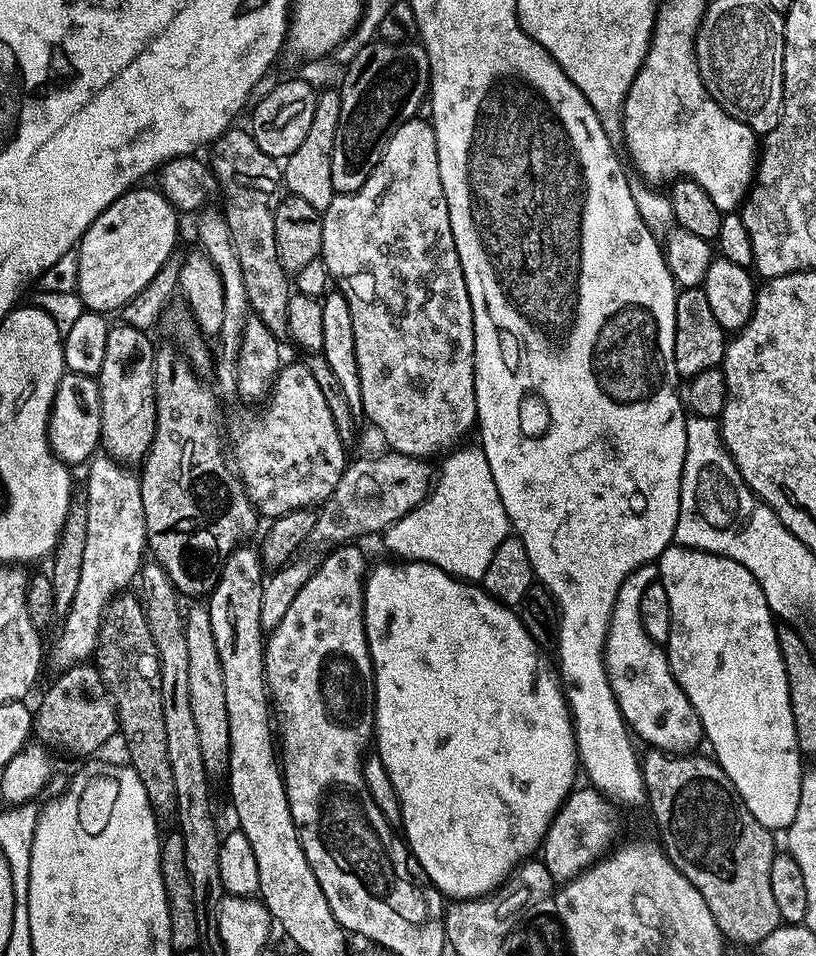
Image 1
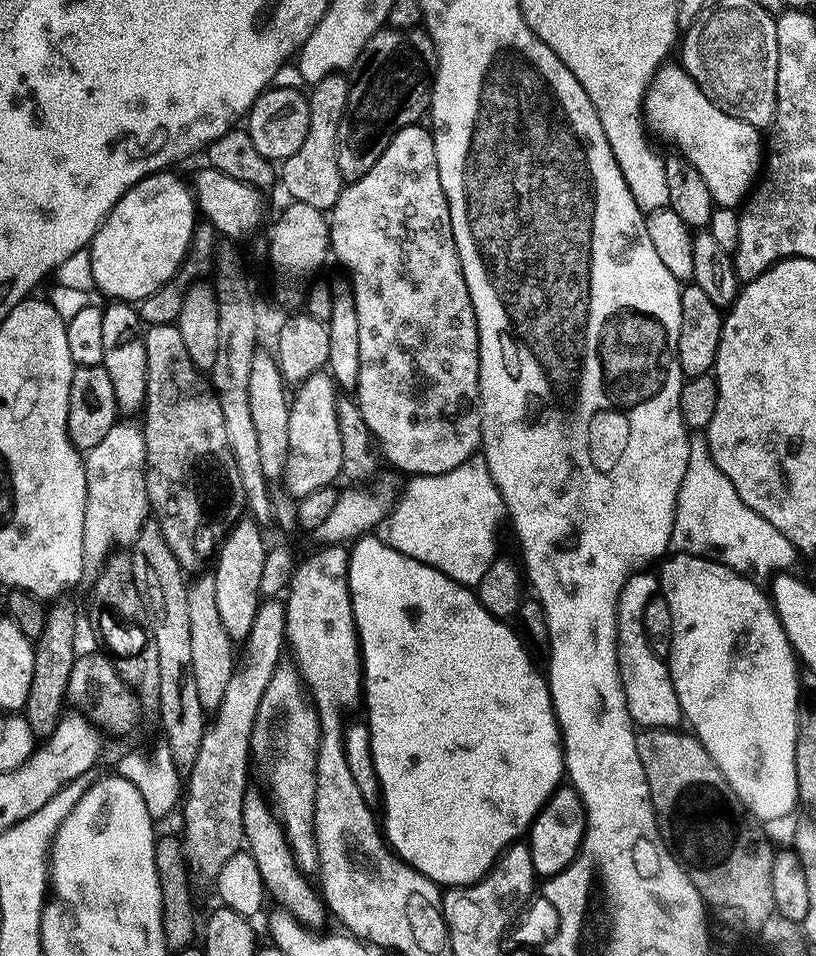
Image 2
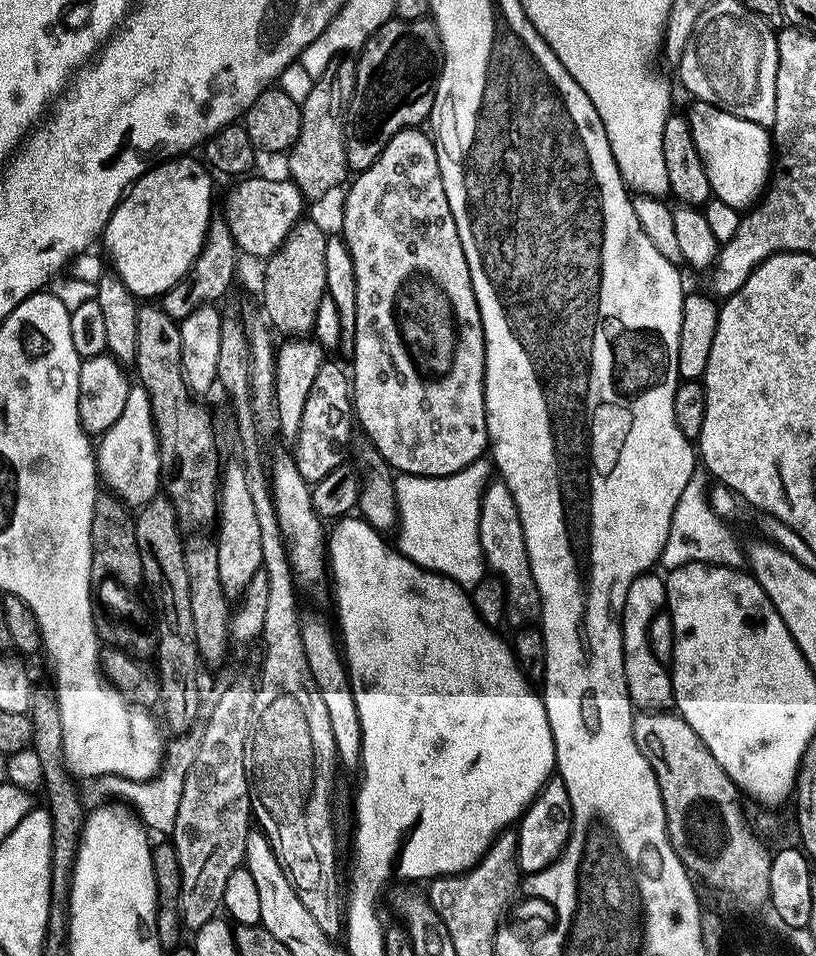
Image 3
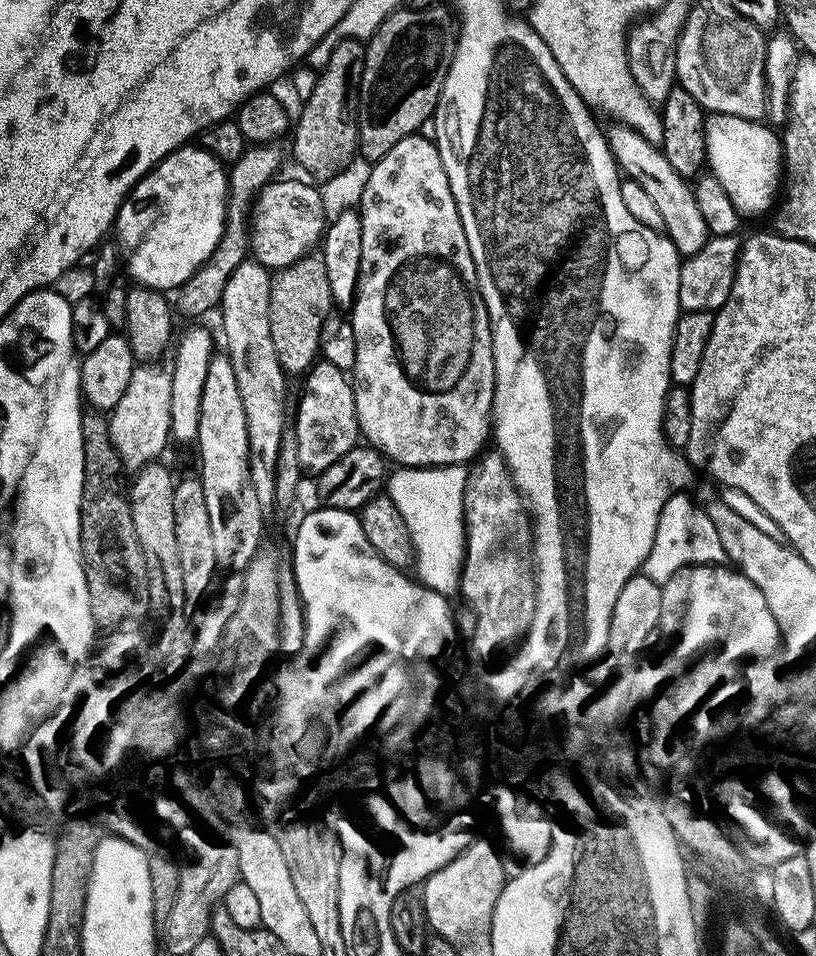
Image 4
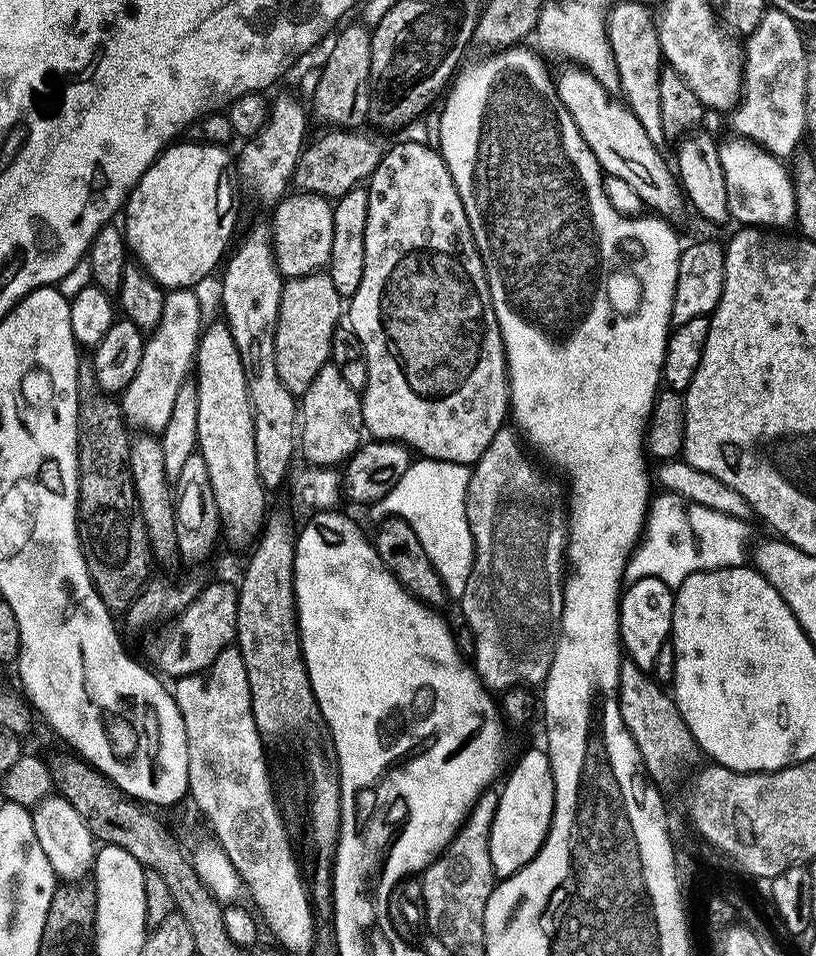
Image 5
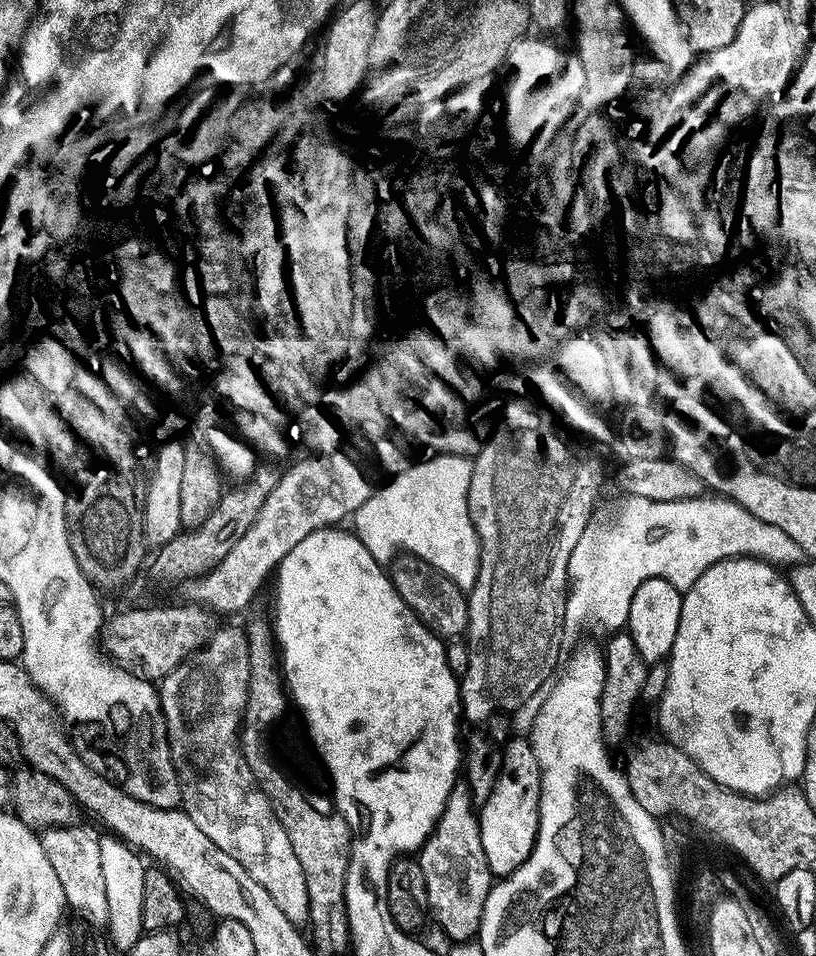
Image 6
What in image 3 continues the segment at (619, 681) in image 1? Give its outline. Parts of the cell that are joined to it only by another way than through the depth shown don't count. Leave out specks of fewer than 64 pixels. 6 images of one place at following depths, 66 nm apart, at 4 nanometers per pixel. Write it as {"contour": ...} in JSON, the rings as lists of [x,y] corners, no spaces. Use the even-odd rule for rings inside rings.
{"contour":[[[645,574],[640,576],[634,586],[630,586],[624,603],[622,627],[624,629],[624,665],[626,682],[633,705],[651,714],[673,707],[672,678],[665,661],[654,656],[650,644],[650,626],[657,615],[665,611],[668,603],[668,585],[663,575]]]}

